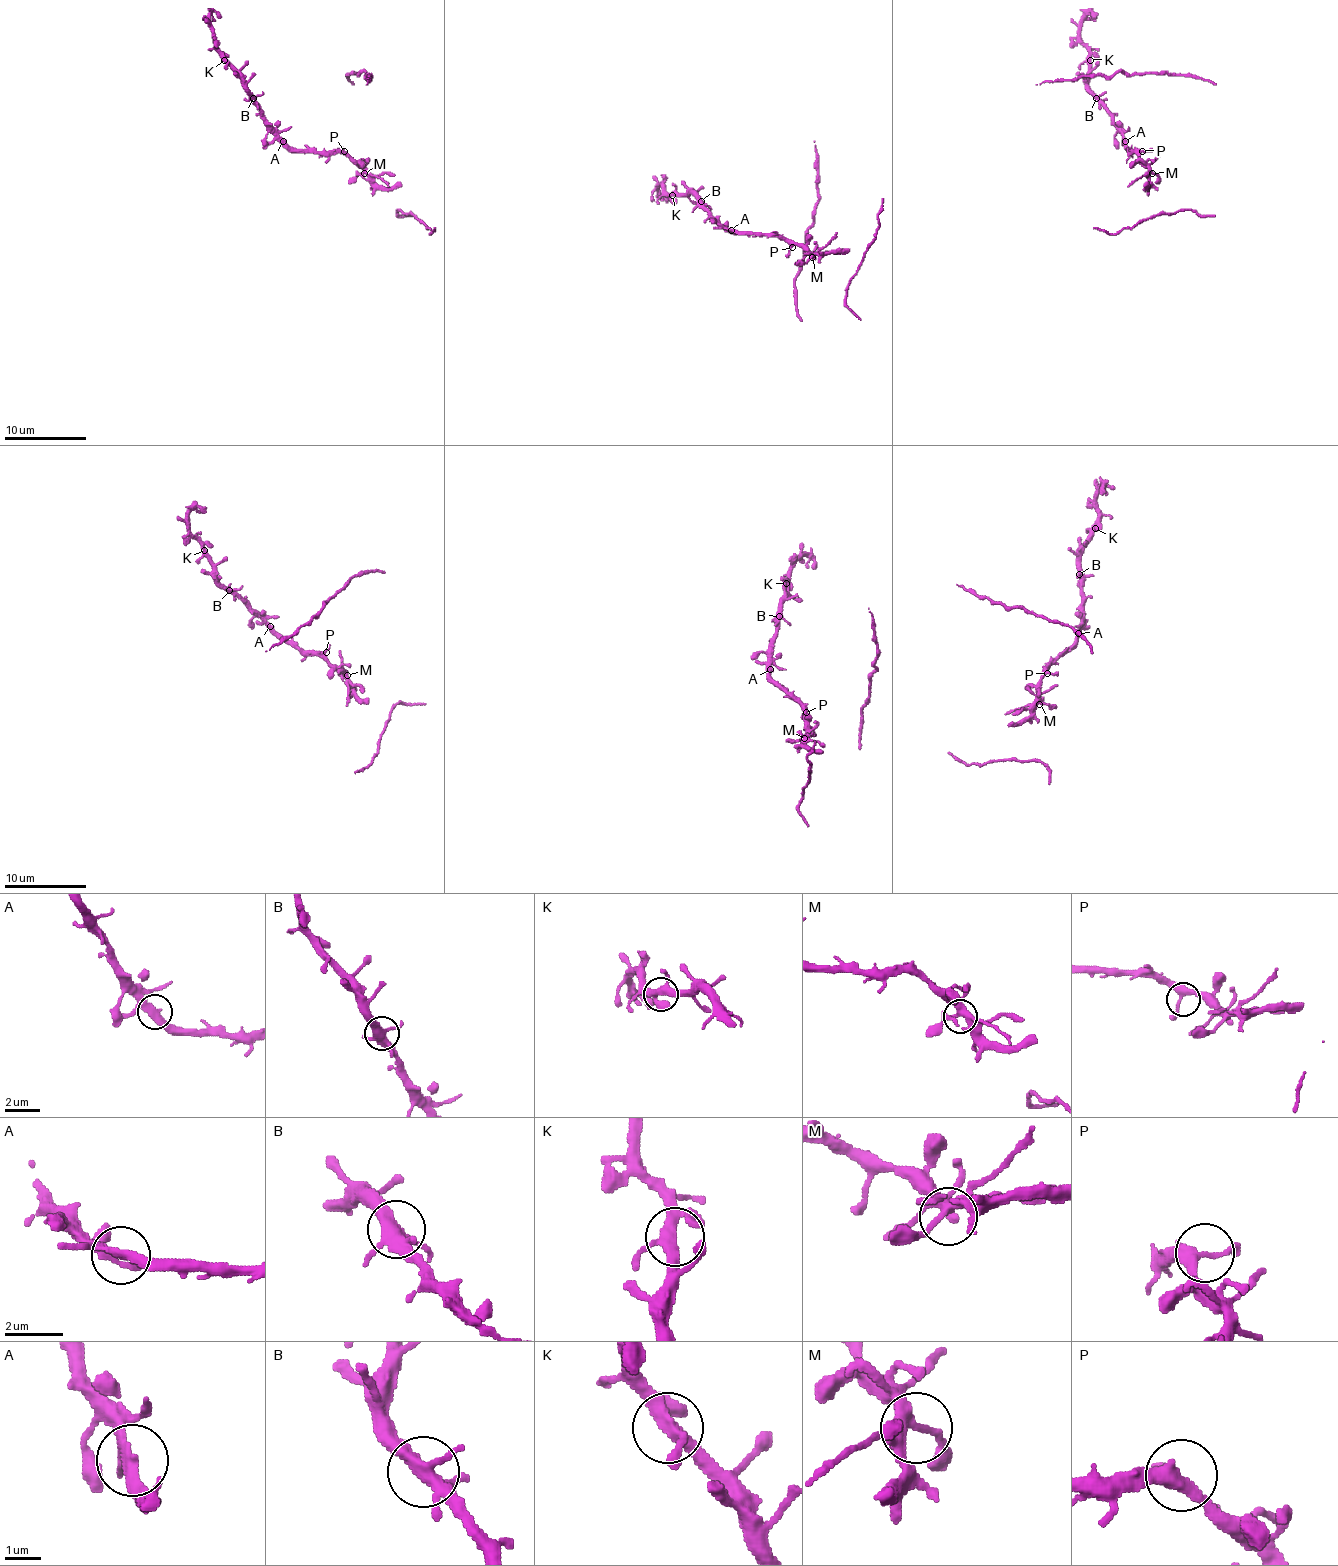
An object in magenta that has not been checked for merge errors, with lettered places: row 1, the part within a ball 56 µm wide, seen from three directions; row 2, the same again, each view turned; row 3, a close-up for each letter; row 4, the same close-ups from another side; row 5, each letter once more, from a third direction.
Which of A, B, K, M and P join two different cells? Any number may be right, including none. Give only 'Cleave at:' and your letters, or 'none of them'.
Cleave at: none of them

